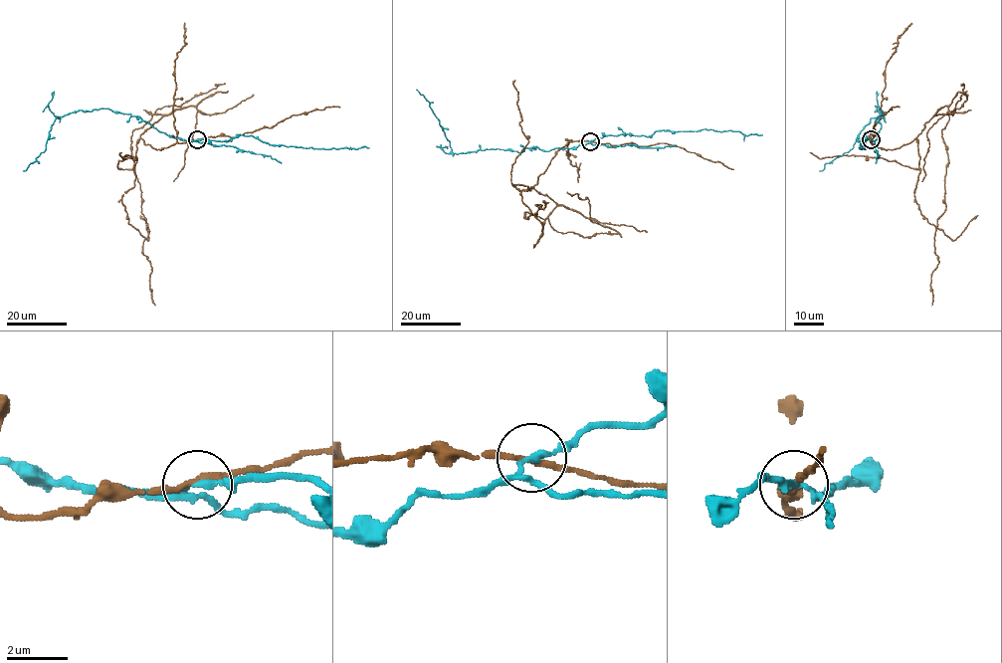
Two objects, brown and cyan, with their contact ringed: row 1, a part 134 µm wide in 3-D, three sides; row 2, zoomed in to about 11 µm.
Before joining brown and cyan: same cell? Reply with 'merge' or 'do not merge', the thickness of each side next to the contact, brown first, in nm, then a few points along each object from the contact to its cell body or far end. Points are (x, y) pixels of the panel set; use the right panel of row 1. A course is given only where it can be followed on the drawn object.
do not merge; calibres 180 and 140 nm; course brown (871, 139), (895, 149), (934, 115), (949, 116), (941, 130), (946, 209), (934, 233), (931, 305); course cyan (871, 139), (882, 125), (879, 109), (884, 114), (870, 118), (850, 149), (819, 170)

